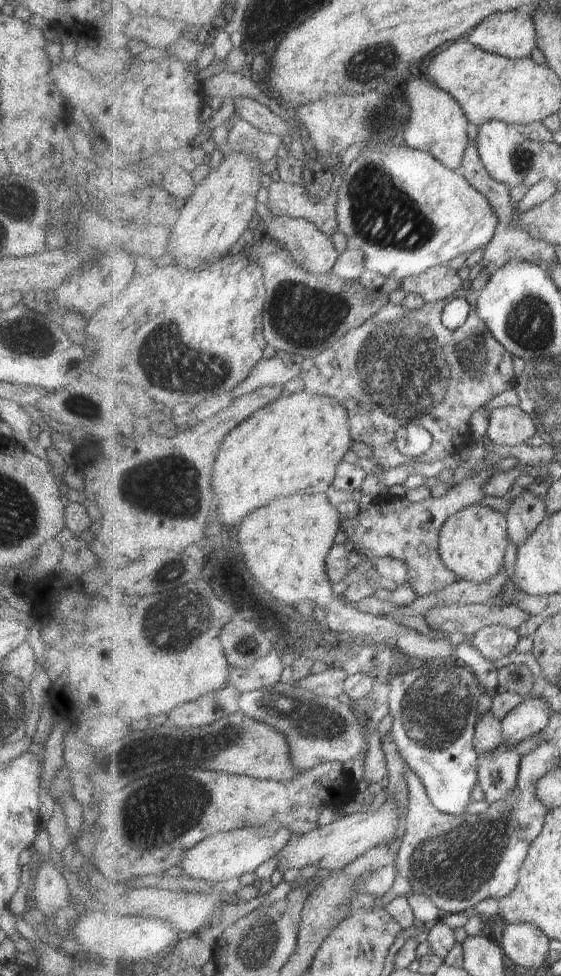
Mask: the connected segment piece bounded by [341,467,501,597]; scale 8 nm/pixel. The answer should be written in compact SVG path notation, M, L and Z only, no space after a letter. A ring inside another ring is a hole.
M491 467L475 475L470 474L443 496L429 497L421 502L408 501L404 496L376 497L367 510L359 512L356 517L342 521L342 536L352 541L355 550L365 554L369 560L383 557L402 561L408 568L408 583L418 596L424 597L443 591L460 580L458 574L448 569L440 556L443 525L460 510L479 505L485 498L483 491L485 484L500 471L499 468Z

